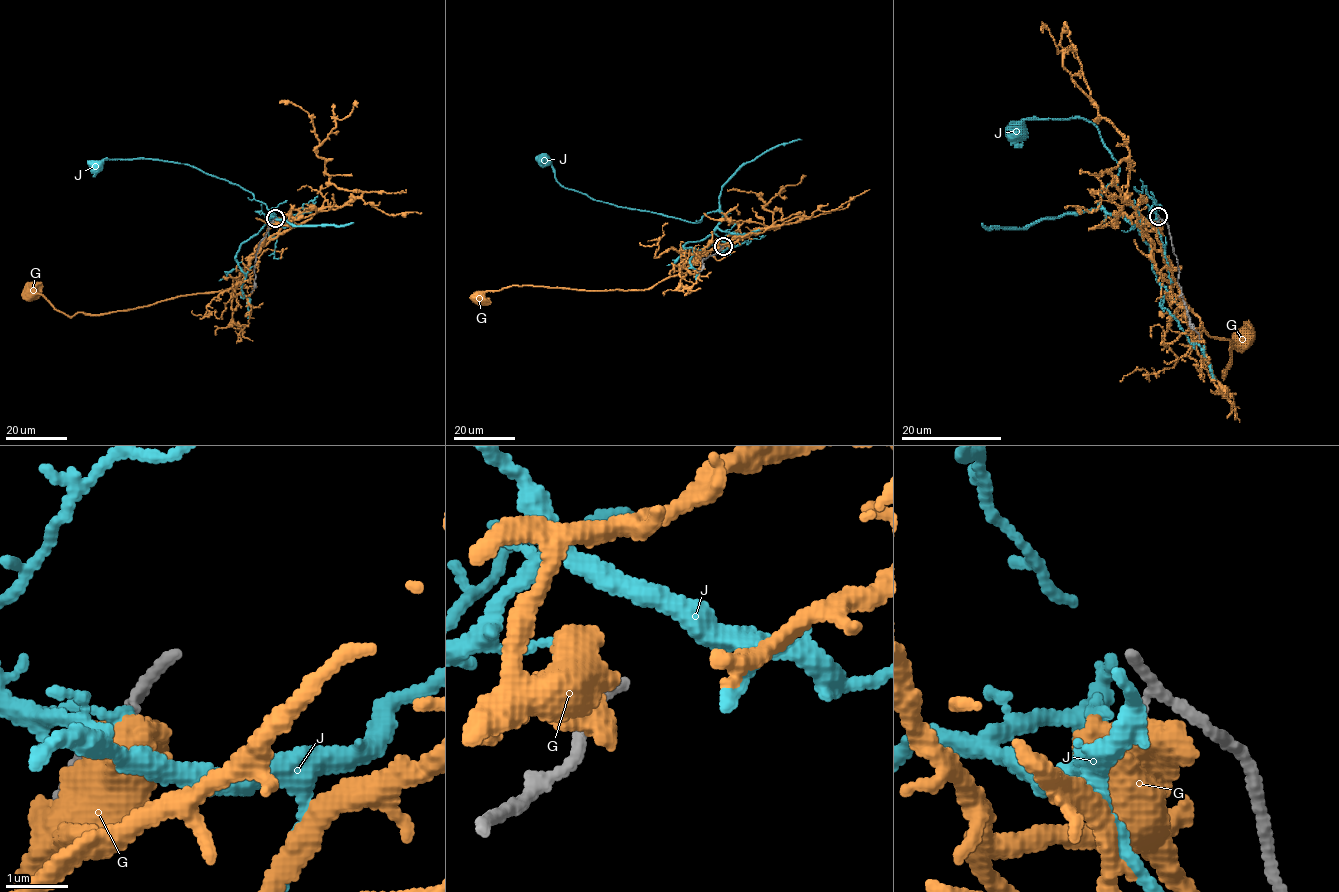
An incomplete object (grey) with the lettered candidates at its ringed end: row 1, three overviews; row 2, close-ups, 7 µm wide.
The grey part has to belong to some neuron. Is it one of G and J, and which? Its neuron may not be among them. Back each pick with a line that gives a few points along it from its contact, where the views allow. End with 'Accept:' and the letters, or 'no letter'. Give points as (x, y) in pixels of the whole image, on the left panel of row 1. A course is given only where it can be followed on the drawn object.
Accept: no letter

